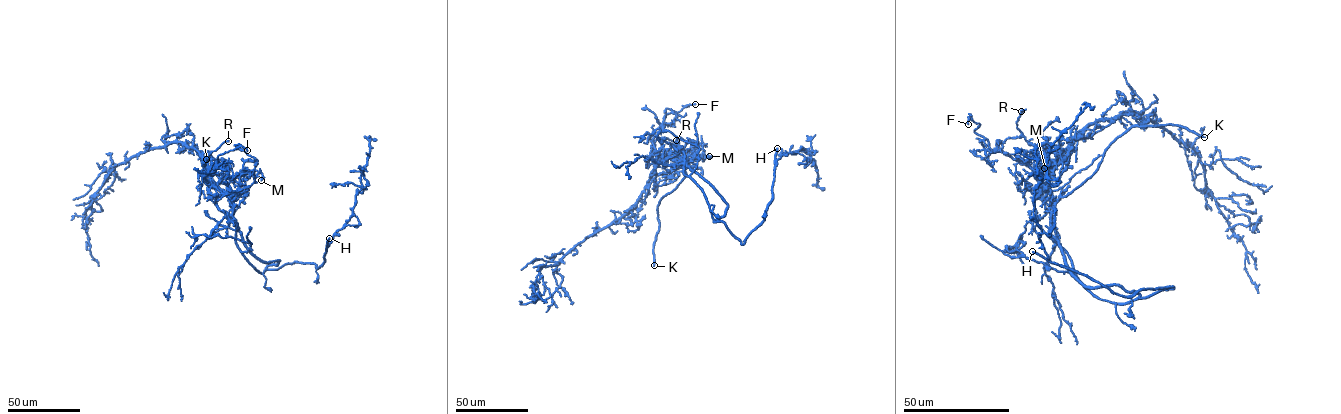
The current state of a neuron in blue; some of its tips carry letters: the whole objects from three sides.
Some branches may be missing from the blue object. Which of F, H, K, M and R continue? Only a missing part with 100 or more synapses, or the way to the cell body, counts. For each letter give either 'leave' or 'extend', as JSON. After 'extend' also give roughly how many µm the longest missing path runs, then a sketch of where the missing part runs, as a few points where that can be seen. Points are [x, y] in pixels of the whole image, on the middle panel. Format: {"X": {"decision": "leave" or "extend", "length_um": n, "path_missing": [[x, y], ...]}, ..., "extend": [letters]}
{"F": {"decision": "leave"}, "H": {"decision": "extend", "length_um": 200, "path_missing": [[777, 148], [782, 89], [773, 98], [764, 123], [764, 147], [806, 167], [832, 194], [837, 206], [829, 213]]}, "K": {"decision": "extend", "length_um": 60, "path_missing": [[654, 265], [651, 281], [654, 297], [661, 300], [663, 294], [668, 294]]}, "M": {"decision": "leave"}, "R": {"decision": "leave"}, "extend": ["H", "K"]}

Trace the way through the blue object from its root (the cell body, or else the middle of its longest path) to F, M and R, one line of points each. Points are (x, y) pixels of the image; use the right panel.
F: (1068, 255), (1050, 233), (1054, 203), (1048, 176), (991, 149), (974, 131), (980, 124), (968, 118), (968, 124)
M: (1068, 255), (1037, 222), (1034, 198), (1039, 194), (1040, 184), (1034, 175), (1034, 160), (1047, 153), (1044, 168)
R: (1068, 255), (1050, 233), (1054, 203), (1048, 174), (1060, 157), (1026, 140), (1017, 127), (1021, 111)

